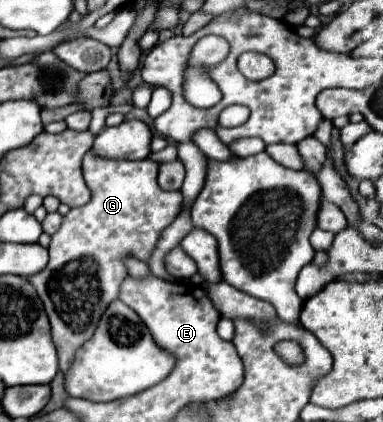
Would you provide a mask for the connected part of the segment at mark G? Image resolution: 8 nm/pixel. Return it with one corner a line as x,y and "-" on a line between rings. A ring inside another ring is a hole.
88,151
82,159
82,171
84,181
92,193
90,201
82,207
74,207
68,211
68,215
62,221
62,227
58,233
52,235
50,243
50,263
44,271
30,277
28,281
36,287
38,297
44,303
44,309
48,313
50,325
52,325
52,339
58,349
60,357
60,371
66,373
72,365
76,349
84,345
94,335
94,329
104,313
104,309
118,299
118,291
122,281
128,275
128,269
124,265
126,257
134,257
138,261
148,263
160,233
176,219
182,207
182,193
180,191
162,191
156,183
158,175
158,163
152,159
142,161
126,161
126,159
104,159
98,157
94,151

